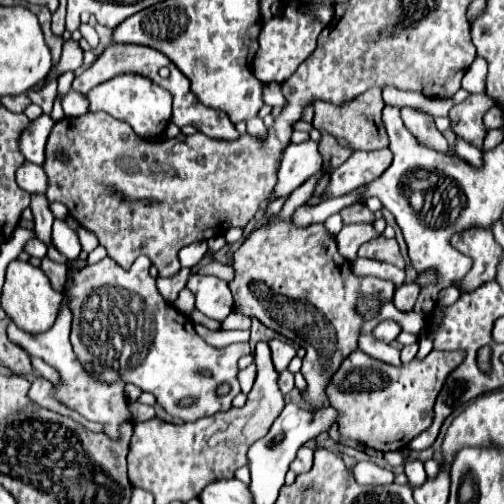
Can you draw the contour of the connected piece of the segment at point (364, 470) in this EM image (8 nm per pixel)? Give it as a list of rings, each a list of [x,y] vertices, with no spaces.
[[[358,462],[352,472],[358,484],[392,484],[396,478],[392,470],[380,468],[374,462]]]

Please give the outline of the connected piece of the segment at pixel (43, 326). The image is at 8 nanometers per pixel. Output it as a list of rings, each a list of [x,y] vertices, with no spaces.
[[[12,260],[8,264],[6,280],[2,286],[2,310],[14,320],[18,328],[34,334],[46,332],[56,320],[60,302],[62,302],[62,294],[50,286],[48,276],[38,266],[32,266],[30,262],[20,262],[20,260]]]

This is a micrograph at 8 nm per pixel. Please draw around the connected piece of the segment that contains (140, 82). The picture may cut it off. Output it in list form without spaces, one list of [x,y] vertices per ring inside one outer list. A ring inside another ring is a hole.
[[[126,74],[126,76],[116,76],[96,88],[92,88],[86,94],[88,100],[88,110],[90,112],[106,112],[118,120],[128,122],[138,136],[148,136],[148,138],[158,138],[164,134],[170,114],[172,114],[172,96],[150,82],[148,78]]]

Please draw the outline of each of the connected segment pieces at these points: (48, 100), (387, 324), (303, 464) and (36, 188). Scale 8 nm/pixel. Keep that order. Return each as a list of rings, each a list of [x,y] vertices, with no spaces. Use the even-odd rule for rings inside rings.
[[[56,80],[48,82],[40,92],[32,92],[32,90],[30,90],[28,96],[30,96],[30,100],[32,100],[34,104],[38,104],[38,106],[44,110],[44,114],[50,114],[50,112],[52,112],[54,98],[56,98]]]
[[[380,320],[378,326],[372,330],[372,336],[390,344],[398,336],[398,332],[400,332],[400,326],[394,320]]]
[[[302,446],[302,448],[298,450],[298,456],[294,458],[294,462],[290,464],[290,468],[292,468],[296,474],[302,474],[302,472],[308,472],[310,466],[312,466],[312,450],[306,448],[306,446]]]
[[[24,162],[24,166],[16,170],[16,180],[26,192],[46,192],[46,174],[38,164]]]

